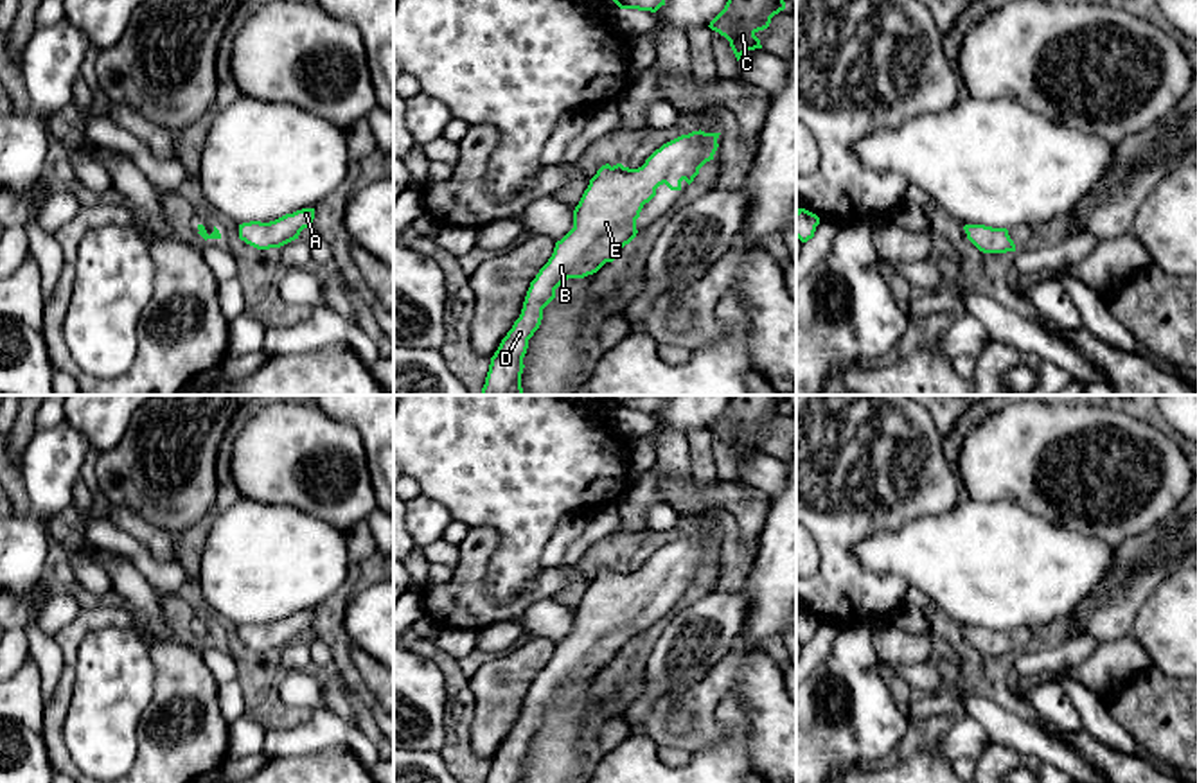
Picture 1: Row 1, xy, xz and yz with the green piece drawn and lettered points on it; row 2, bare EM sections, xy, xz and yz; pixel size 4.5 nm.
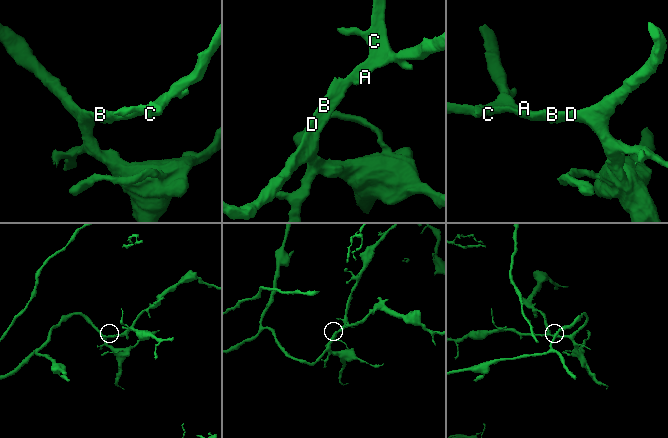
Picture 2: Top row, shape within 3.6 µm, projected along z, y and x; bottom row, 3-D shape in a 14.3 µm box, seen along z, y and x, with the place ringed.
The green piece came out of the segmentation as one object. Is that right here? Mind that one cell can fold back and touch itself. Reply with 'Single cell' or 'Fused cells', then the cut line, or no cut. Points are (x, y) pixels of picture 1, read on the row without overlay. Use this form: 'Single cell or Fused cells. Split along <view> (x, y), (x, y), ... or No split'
Single cell. No split

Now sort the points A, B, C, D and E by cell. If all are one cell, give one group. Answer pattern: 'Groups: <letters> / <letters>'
Groups: A B C D E

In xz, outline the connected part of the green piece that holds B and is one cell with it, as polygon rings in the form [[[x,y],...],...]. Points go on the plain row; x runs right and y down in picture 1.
[[[692,533],[663,546],[638,571],[606,566],[597,573],[573,612],[573,630],[555,645],[552,659],[530,684],[521,717],[491,760],[485,783],[521,783],[528,742],[539,731],[543,711],[555,700],[555,691],[568,681],[584,681],[597,675],[606,664],[613,664],[620,652],[636,639],[636,621],[643,607],[656,598],[656,591],[665,585],[670,593],[681,593],[683,582],[690,587],[699,571],[714,562],[719,537]]]

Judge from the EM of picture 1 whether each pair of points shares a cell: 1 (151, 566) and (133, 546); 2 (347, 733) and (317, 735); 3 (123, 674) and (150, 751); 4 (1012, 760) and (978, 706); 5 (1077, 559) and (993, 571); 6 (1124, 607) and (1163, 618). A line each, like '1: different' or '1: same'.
1: same
2: same
3: different
4: different
5: same
6: different

